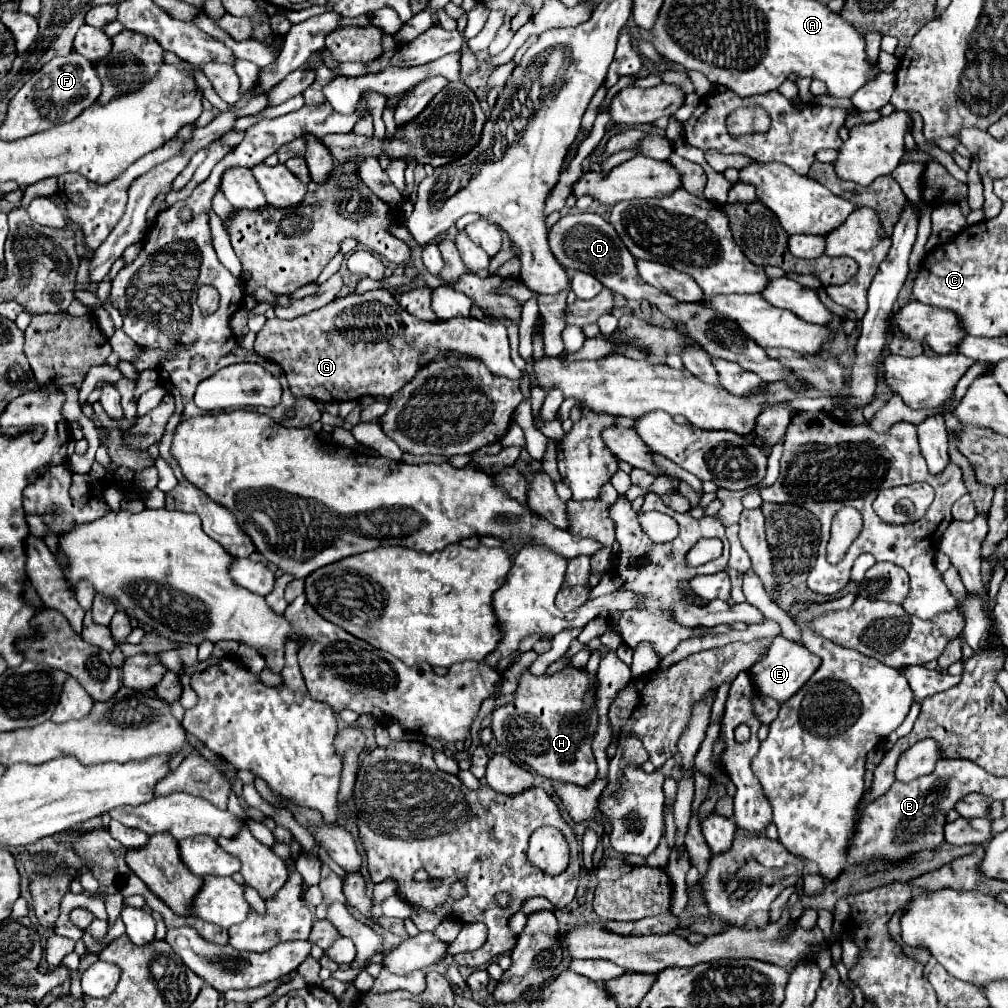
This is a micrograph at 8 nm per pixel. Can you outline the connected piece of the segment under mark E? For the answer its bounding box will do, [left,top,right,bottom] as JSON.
[749,636,819,704]

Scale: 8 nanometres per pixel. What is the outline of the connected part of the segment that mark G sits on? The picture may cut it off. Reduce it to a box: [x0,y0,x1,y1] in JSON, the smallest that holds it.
[255,288,523,402]

